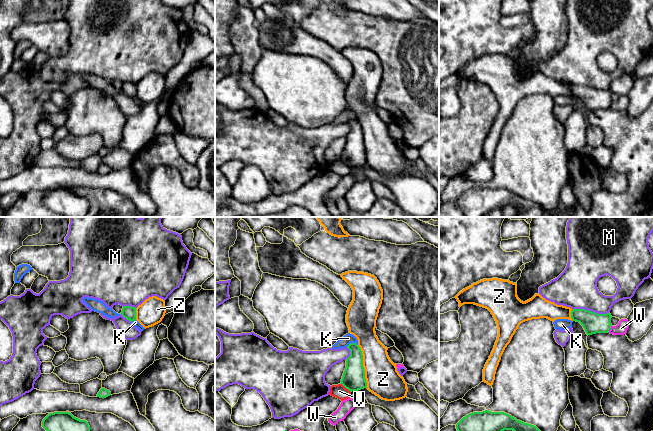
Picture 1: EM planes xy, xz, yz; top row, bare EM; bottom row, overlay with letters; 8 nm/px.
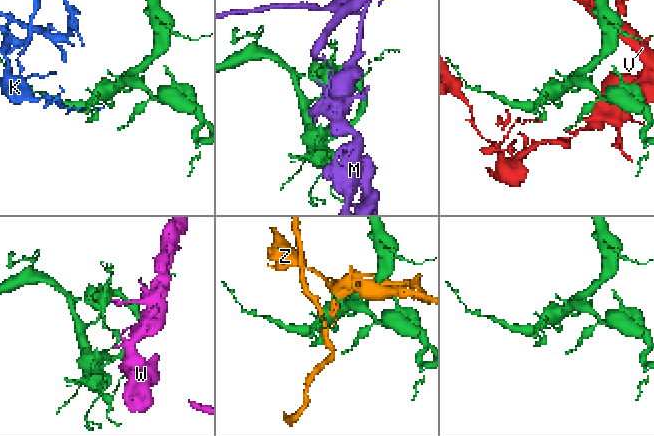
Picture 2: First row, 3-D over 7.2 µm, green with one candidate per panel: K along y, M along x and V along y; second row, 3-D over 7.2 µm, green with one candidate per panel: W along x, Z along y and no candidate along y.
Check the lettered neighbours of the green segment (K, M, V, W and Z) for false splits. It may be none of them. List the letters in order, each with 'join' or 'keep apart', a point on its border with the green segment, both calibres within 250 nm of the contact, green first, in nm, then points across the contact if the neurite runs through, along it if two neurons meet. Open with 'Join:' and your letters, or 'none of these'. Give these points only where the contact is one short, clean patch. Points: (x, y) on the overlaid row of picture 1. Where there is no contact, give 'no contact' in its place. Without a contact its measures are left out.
Join: none of these
K: keep apart; meets green in xz at (351, 343); 180 nm thick on the green side, 80 nm on the other; border along xz (357, 344), (350, 343), (346, 346)
M: keep apart; meets green in yz at (590, 311); 170 nm thick on the green side, 340 nm on the other
V: keep apart; meets green in xz at (346, 388); 190 nm thick on the green side, 110 nm on the other
W: keep apart; meets green in yz at (609, 329); 170 nm thick on the green side, 100 nm on the other; border along yz (611, 325), (607, 332)
Z: keep apart; meets green in xz at (362, 366); 190 nm thick on the green side, 260 nm on the other

